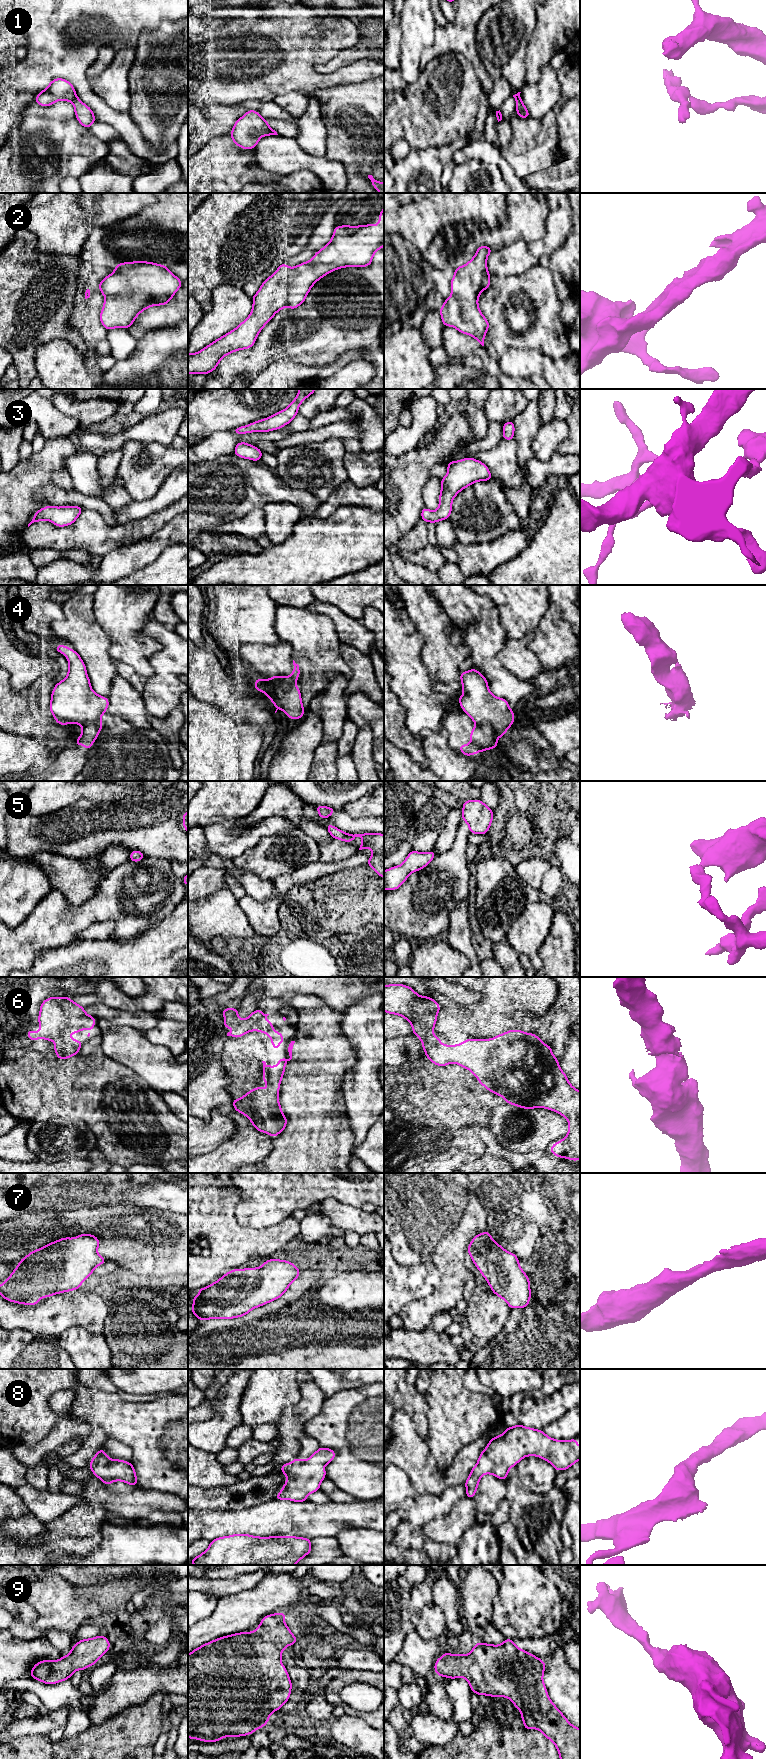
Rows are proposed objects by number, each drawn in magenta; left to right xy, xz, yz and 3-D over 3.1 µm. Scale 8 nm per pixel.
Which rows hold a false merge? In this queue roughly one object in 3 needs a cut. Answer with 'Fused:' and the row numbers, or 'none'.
Fused: 1, 4

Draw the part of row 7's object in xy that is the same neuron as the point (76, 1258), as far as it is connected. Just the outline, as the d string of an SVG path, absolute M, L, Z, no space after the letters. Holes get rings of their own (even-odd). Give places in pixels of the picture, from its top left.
M80 1234L34 1250L0 1285L0 1295L10 1302L34 1306L42 1297L78 1289L97 1266L107 1261L97 1253L98 1247L96 1236Z

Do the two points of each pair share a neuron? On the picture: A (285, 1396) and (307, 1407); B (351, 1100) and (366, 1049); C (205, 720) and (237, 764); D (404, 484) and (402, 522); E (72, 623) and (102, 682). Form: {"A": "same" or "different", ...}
{"A": "different", "B": "same", "C": "same", "D": "same", "E": "same"}

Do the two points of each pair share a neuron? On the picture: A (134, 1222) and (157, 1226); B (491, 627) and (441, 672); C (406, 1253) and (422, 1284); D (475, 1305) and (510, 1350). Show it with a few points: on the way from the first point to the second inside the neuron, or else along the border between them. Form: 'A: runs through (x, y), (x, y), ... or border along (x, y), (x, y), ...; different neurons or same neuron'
A: runs through (140, 1225), (151, 1226); same neuron
B: border along (465, 643), (469, 655), (459, 669); different neurons
C: border along (394, 1257), (401, 1264), (433, 1262), (436, 1265); different neurons
D: border along (510, 1313), (504, 1327), (491, 1339), (484, 1342); different neurons

